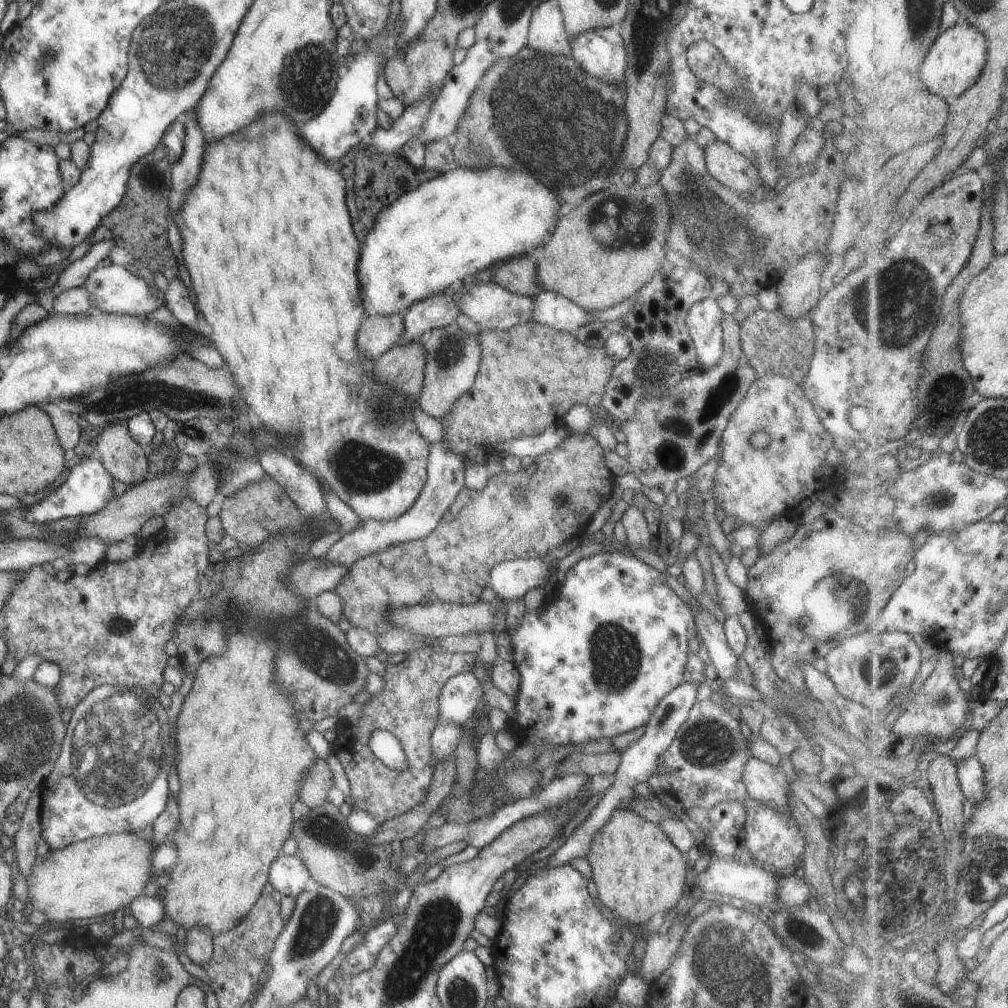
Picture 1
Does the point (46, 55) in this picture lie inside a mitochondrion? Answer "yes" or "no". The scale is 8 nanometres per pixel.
yes

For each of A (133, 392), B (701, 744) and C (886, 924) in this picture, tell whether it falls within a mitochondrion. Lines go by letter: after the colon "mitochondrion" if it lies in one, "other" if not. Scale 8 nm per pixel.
A: mitochondrion
B: mitochondrion
C: other

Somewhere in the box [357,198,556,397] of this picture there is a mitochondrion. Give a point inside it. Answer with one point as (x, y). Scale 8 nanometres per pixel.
(450, 350)

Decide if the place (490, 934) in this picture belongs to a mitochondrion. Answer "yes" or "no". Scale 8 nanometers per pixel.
no

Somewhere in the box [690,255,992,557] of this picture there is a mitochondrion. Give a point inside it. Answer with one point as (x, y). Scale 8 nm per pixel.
(899, 308)

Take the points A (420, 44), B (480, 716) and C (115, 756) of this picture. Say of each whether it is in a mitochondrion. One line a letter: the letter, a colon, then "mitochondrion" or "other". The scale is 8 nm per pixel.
A: other
B: other
C: mitochondrion

